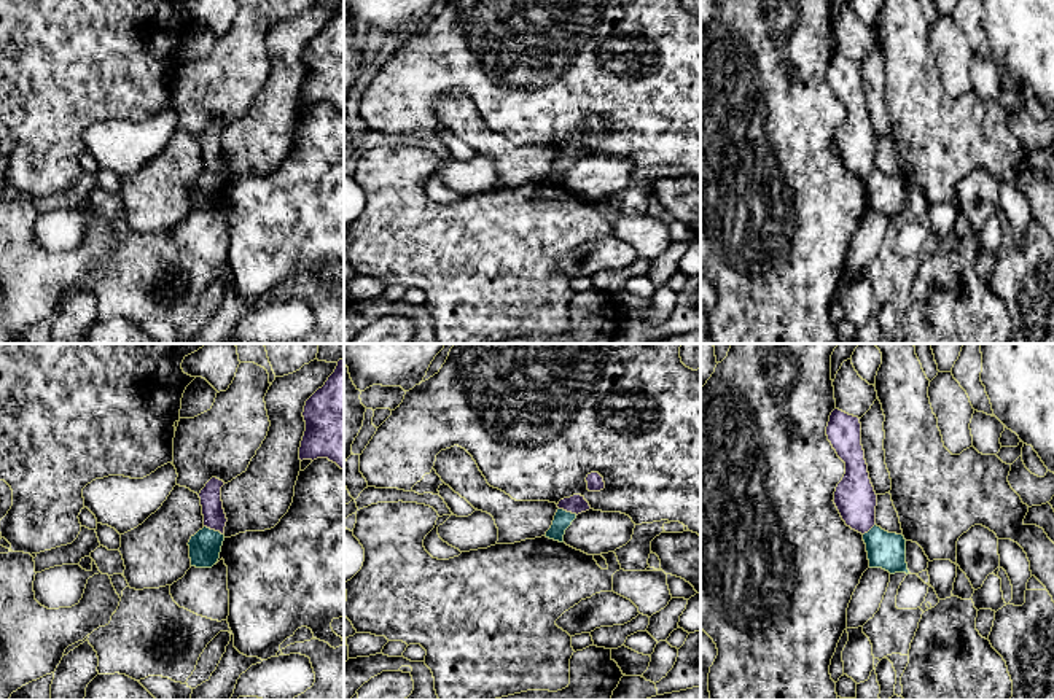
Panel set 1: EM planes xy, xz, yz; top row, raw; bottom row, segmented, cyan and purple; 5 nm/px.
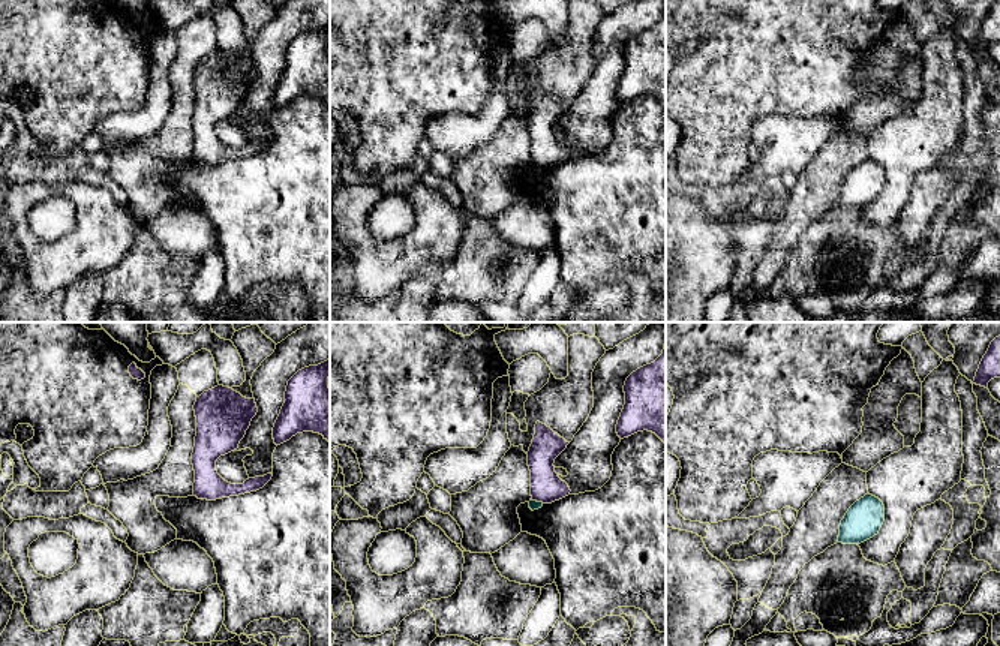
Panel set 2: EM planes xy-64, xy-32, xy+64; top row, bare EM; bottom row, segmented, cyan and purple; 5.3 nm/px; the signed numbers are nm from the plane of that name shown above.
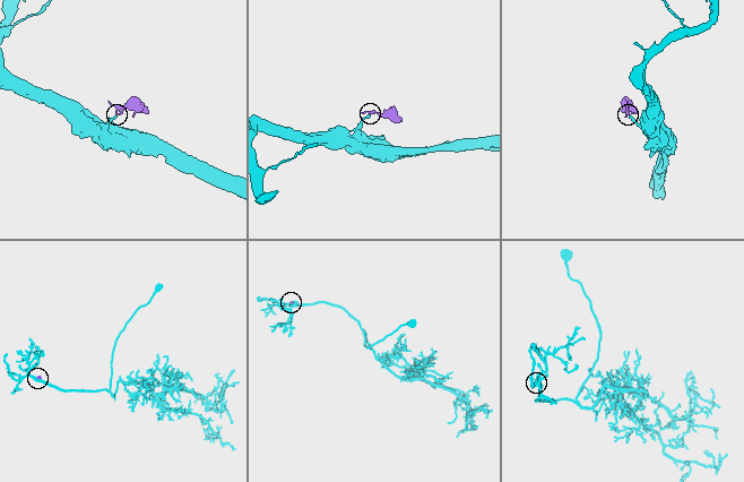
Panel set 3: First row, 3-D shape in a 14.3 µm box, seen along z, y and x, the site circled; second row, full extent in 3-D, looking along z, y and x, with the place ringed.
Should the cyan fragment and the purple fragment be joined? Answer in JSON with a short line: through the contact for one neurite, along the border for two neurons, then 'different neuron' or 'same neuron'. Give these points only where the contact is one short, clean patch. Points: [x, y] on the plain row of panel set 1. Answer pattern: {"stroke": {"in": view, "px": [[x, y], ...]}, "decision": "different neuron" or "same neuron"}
{"stroke": {"in": "xy", "px": [[204, 169], [223, 178]]}, "decision": "different neuron"}

